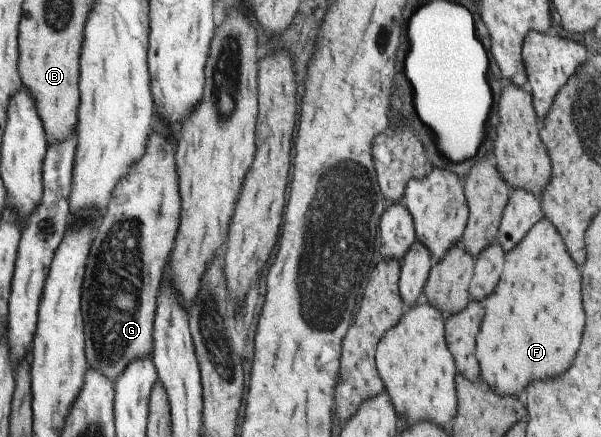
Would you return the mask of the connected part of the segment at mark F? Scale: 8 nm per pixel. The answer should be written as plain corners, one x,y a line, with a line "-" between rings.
546,220
536,222
528,234
504,256
504,270
498,286
482,302
483,317
475,336
475,357
479,364
479,379
501,397
516,397
528,382
548,380
562,374
580,344
584,326
584,310
580,300
580,272
576,272
560,236

